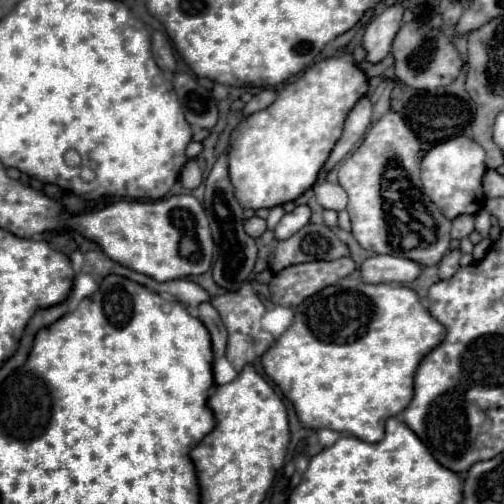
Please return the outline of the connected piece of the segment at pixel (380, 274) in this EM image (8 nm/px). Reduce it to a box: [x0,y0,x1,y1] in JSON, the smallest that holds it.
[360,255,424,283]

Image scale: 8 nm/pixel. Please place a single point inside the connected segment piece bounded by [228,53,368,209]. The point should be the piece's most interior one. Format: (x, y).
(278, 151)

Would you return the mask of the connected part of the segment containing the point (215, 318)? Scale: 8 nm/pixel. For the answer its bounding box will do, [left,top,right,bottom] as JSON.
[198,303,226,357]

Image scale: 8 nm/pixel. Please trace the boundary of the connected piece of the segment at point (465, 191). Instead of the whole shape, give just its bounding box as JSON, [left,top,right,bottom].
[420,135,486,219]

